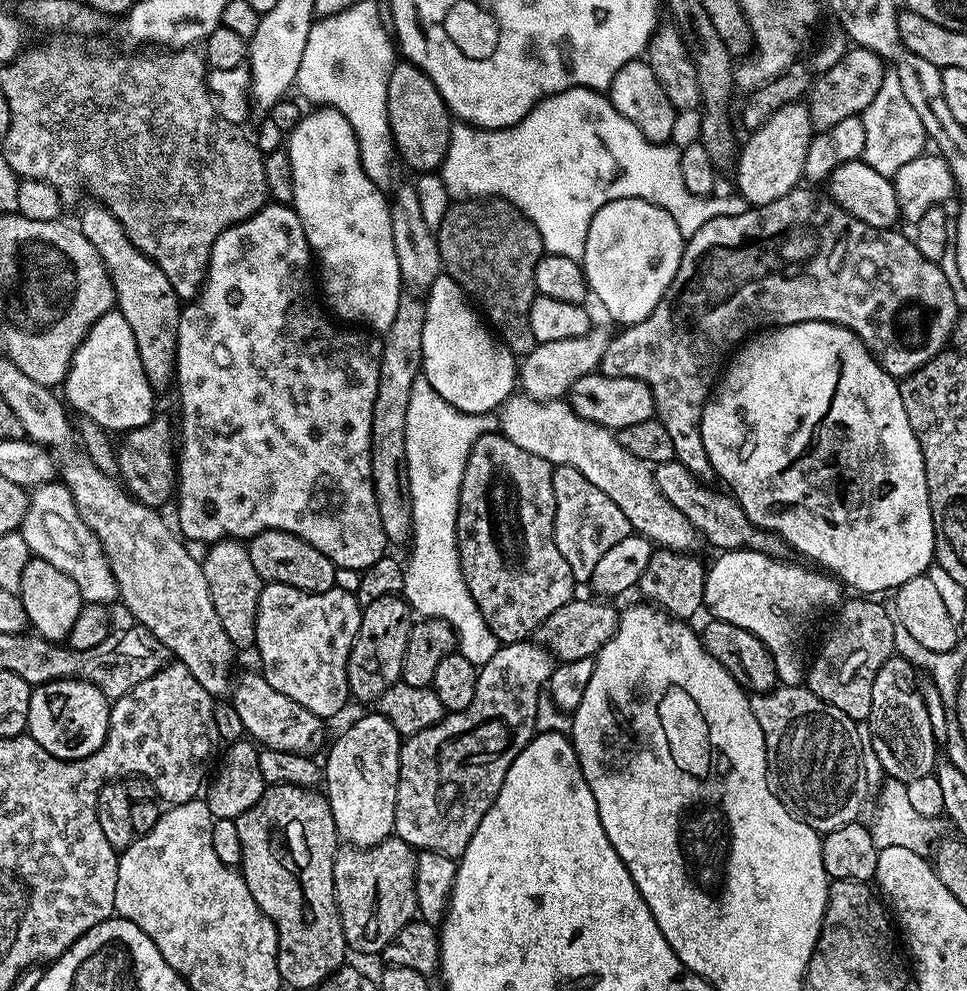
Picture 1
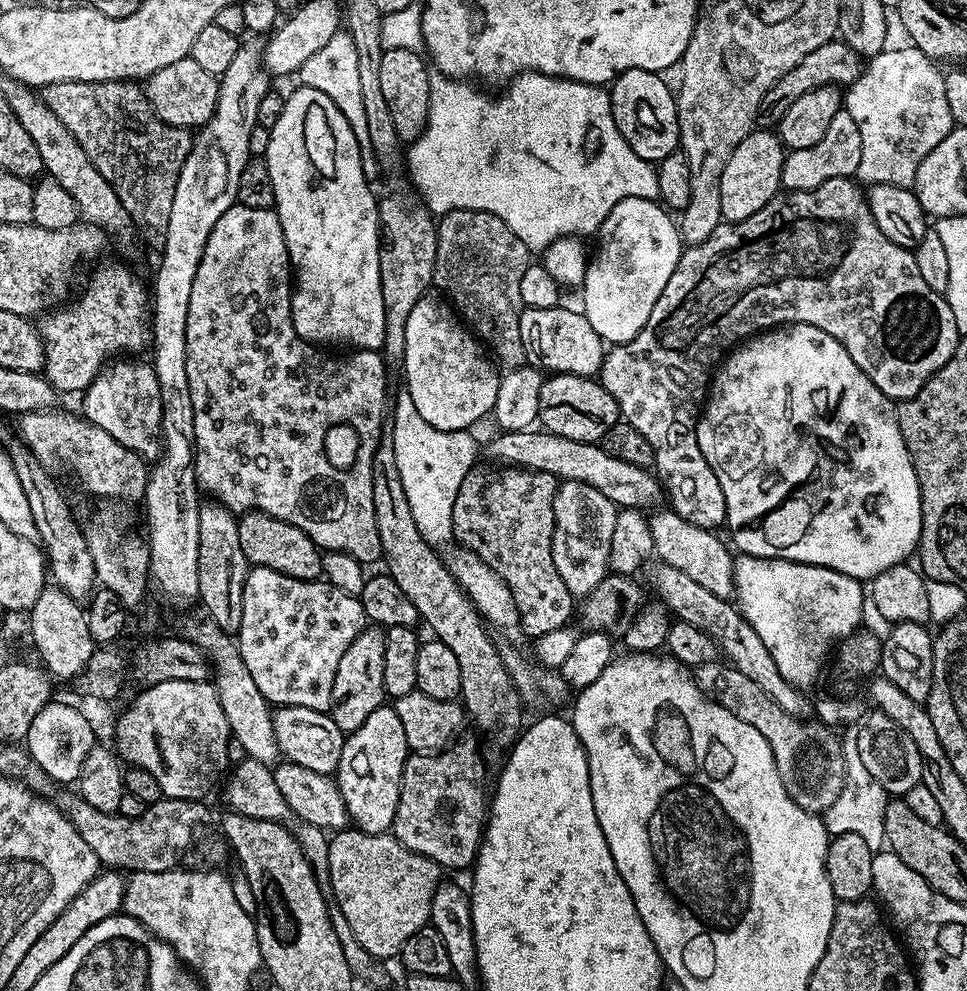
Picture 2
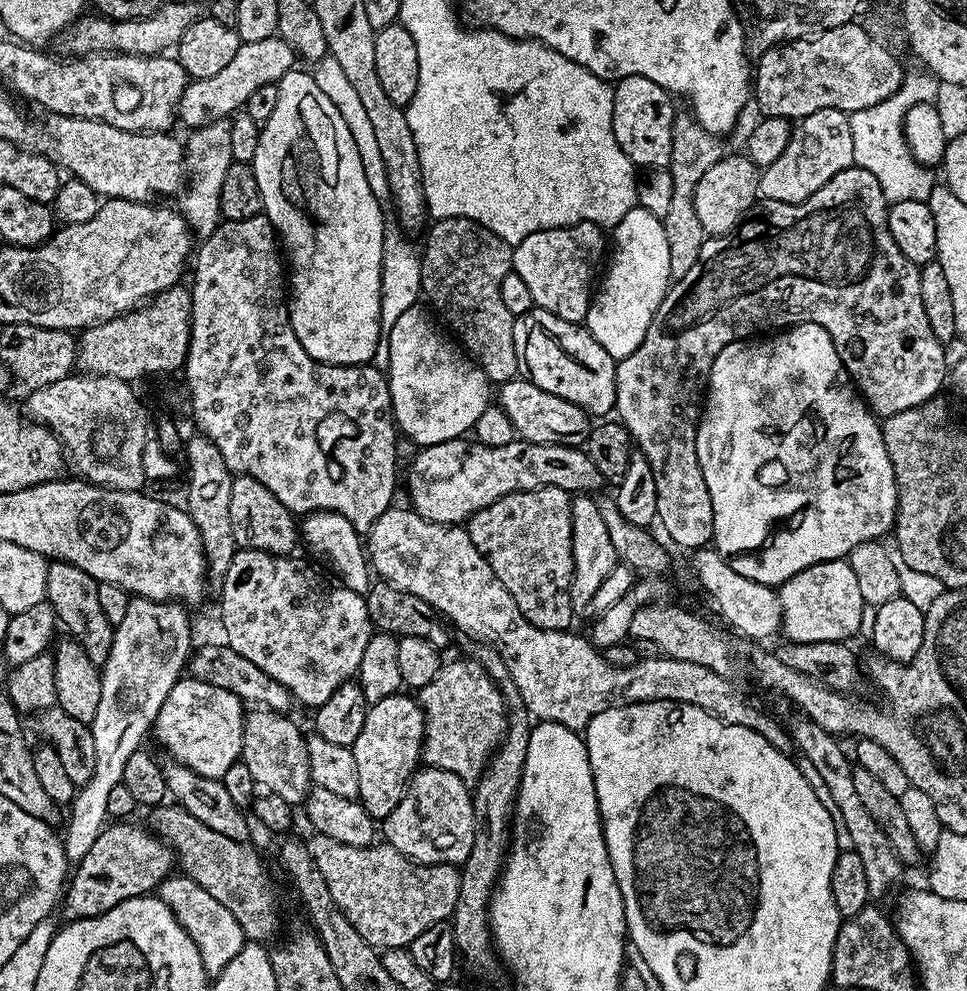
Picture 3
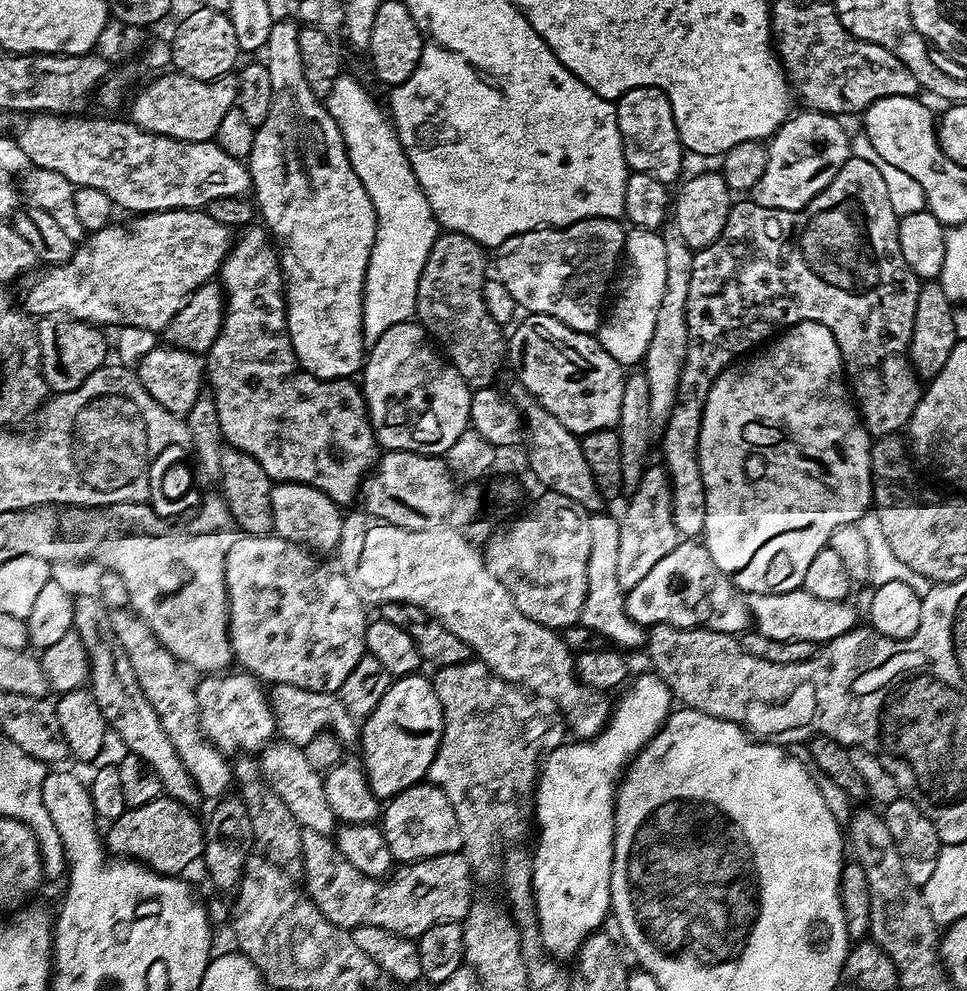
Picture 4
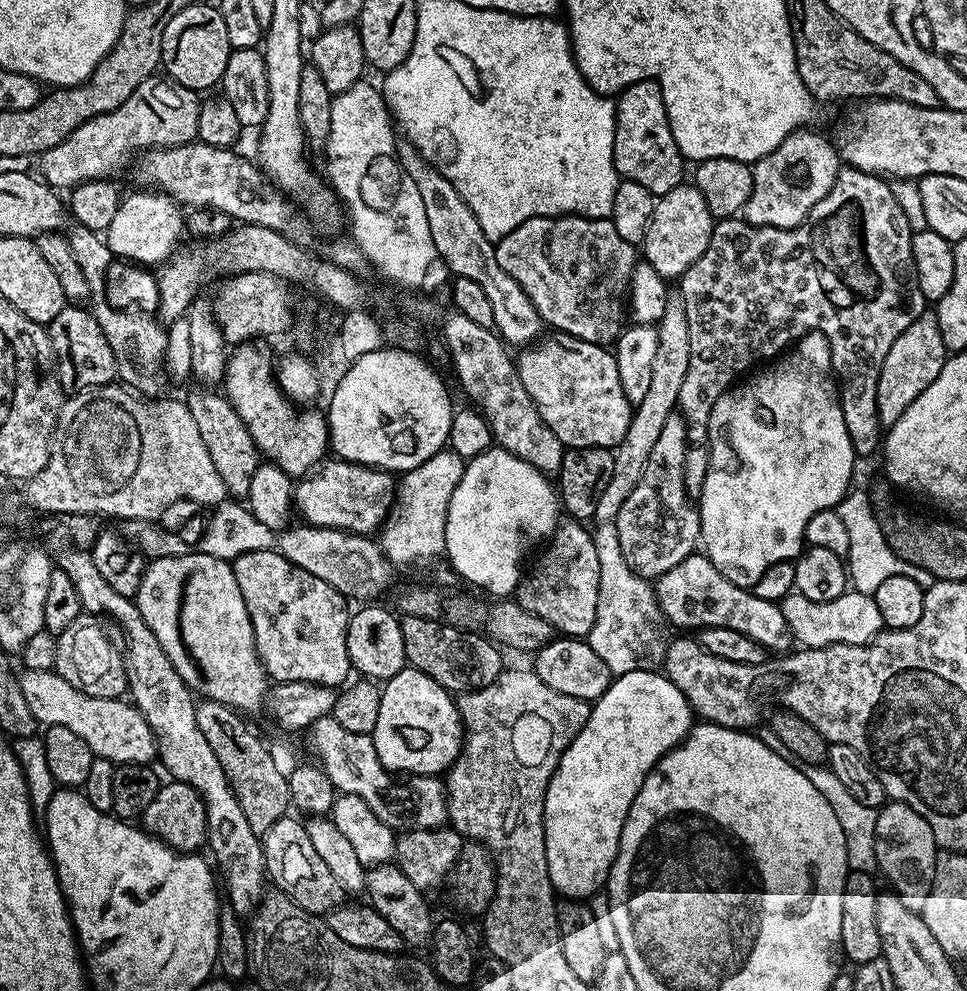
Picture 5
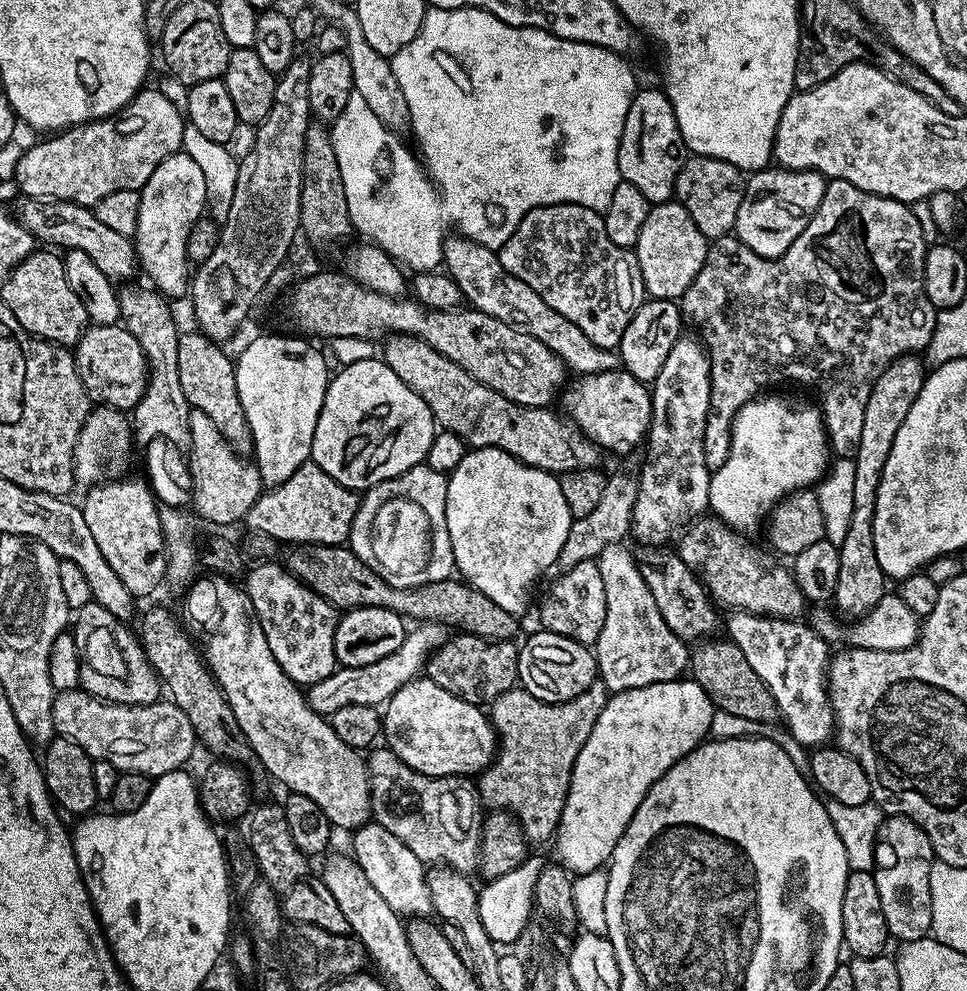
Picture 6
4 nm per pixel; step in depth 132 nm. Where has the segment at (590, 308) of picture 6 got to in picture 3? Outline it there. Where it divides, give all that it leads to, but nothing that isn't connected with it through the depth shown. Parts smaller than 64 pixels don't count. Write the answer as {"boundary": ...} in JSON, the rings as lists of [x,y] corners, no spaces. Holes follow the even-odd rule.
{"boundary":[[[578,222],[565,228],[538,230],[522,238],[522,242],[512,248],[512,271],[522,278],[522,282],[526,282],[535,307],[558,318],[566,318],[566,322],[584,324],[588,319],[594,285],[605,256],[605,229],[599,224]]]}

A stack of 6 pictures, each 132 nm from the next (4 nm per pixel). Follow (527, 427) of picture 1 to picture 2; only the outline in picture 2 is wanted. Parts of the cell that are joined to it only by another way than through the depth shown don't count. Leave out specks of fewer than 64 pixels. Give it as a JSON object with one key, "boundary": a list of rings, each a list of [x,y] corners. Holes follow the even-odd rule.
{"boundary":[[[653,511],[650,516],[650,534],[654,534],[654,556],[661,564],[674,566],[674,570],[682,570],[689,578],[694,578],[698,586],[710,590],[710,594],[731,597],[736,590],[734,582],[733,553],[729,545],[716,537],[715,531],[699,528],[692,522],[686,522],[677,512]]]}

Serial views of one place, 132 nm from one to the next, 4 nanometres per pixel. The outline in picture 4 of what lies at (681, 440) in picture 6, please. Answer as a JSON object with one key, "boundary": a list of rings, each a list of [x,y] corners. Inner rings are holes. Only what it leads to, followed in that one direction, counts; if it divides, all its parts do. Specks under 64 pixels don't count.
{"boundary":[[[662,466],[645,467],[638,486],[627,497],[624,513],[619,513],[620,533],[618,534],[618,586],[630,589],[638,586],[655,564],[678,542],[674,514],[672,513],[672,487],[668,472]]]}

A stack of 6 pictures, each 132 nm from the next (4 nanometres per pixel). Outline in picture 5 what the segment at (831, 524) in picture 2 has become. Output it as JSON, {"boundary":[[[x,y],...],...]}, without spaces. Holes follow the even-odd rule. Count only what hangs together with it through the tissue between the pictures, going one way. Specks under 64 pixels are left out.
{"boundary":[[[807,332],[805,336],[795,341],[777,359],[767,366],[761,367],[753,380],[737,383],[723,392],[714,402],[714,410],[710,410],[710,426],[708,427],[708,445],[710,446],[710,470],[706,474],[706,482],[702,486],[702,494],[698,497],[700,510],[700,540],[703,551],[712,565],[723,574],[734,586],[754,594],[758,598],[779,601],[794,588],[794,562],[800,559],[800,553],[805,551],[804,528],[818,514],[827,508],[836,508],[840,501],[848,495],[853,487],[852,471],[856,468],[858,457],[850,442],[850,434],[846,430],[846,418],[842,414],[838,380],[832,370],[832,355],[828,340],[820,332]]]}

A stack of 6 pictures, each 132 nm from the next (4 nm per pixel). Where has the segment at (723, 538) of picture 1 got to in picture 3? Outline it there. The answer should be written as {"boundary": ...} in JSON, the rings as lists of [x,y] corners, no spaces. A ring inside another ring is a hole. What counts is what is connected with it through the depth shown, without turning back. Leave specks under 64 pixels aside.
{"boundary":[[[461,438],[430,444],[417,452],[420,453],[408,468],[411,503],[418,515],[439,524],[463,525],[478,510],[498,502],[498,498],[522,490],[549,484],[569,494],[592,494],[605,483],[580,446],[532,444],[519,438],[512,439],[506,446],[486,446],[472,438]]]}

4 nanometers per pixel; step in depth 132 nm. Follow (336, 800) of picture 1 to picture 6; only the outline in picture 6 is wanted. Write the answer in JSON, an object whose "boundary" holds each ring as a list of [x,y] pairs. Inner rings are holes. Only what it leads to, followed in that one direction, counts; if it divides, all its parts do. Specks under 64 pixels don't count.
{"boundary":[[[427,678],[406,682],[406,686],[402,686],[402,690],[394,693],[387,704],[383,705],[382,740],[399,760],[406,762],[406,766],[427,776],[475,777],[492,763],[498,747],[491,719],[481,705],[466,702],[450,694],[450,690],[442,690],[442,686]]]}

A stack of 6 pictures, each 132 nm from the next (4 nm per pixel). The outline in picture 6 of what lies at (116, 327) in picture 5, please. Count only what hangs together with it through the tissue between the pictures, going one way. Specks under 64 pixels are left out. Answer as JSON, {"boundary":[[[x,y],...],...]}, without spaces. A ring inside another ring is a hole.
{"boundary":[[[130,286],[123,287],[119,291],[120,320],[123,327],[130,330],[134,338],[137,338],[138,344],[142,346],[149,368],[148,385],[144,389],[143,398],[137,402],[130,414],[133,439],[137,445],[145,446],[154,438],[161,437],[168,440],[168,442],[172,442],[172,444],[176,444],[176,448],[185,458],[189,457],[193,450],[193,439],[190,435],[189,426],[189,414],[192,407],[182,392],[182,384],[178,379],[178,338],[180,336],[180,326],[177,326],[171,310],[167,306],[169,303],[157,291],[148,288],[145,294],[137,294],[136,291],[128,287]]]}

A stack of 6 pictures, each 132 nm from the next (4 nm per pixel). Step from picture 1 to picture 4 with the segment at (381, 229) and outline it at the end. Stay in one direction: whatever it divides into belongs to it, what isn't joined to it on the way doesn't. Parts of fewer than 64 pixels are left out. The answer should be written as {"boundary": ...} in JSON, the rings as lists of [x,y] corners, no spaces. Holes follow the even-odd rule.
{"boundary":[[[295,19],[273,23],[270,38],[262,50],[270,70],[272,101],[266,122],[256,129],[254,146],[247,158],[252,176],[251,191],[263,227],[270,233],[280,254],[286,281],[288,333],[298,362],[319,380],[347,380],[363,369],[366,345],[361,330],[364,317],[364,278],[376,237],[377,213],[372,199],[350,166],[342,134],[321,97],[315,96],[302,70],[302,50],[298,50],[300,28]]]}

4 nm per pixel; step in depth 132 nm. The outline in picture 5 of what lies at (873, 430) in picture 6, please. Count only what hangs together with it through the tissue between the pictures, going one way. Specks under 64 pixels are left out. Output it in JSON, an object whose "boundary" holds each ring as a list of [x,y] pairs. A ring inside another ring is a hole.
{"boundary":[[[925,310],[921,316],[914,318],[914,322],[910,322],[910,326],[894,338],[894,346],[890,346],[890,354],[886,354],[878,378],[876,413],[881,425],[890,426],[906,414],[914,398],[918,398],[918,394],[922,394],[922,390],[926,390],[926,386],[942,374],[942,366],[949,355],[950,349],[942,342],[942,326],[932,310]]]}

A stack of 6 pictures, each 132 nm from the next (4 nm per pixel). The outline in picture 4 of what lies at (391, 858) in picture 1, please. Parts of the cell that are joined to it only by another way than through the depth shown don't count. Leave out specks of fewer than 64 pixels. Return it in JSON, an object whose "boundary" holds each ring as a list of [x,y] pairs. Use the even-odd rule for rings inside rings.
{"boundary":[[[301,828],[300,837],[304,859],[303,891],[312,905],[337,928],[351,930],[358,926],[378,926],[394,934],[418,938],[438,922],[461,923],[470,910],[474,877],[463,851],[404,862],[387,878],[377,878],[354,870],[336,849],[332,836]]]}

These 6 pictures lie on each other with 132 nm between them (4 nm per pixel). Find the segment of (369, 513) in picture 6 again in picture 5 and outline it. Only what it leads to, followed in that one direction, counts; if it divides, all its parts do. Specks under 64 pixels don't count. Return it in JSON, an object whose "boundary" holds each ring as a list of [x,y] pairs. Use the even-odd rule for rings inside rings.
{"boundary":[[[441,450],[426,458],[422,466],[399,477],[398,499],[378,532],[379,546],[393,566],[428,564],[435,556],[444,556],[446,514],[450,510],[450,498],[454,498],[454,490],[462,482],[465,463],[457,452]]]}

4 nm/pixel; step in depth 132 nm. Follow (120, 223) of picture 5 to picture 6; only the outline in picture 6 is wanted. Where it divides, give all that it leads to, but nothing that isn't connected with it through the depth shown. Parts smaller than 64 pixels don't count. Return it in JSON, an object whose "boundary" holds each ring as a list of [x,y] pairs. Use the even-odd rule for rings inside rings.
{"boundary":[[[181,150],[168,155],[155,167],[139,193],[138,226],[132,237],[139,267],[163,297],[170,300],[185,297],[190,288],[186,242],[194,222],[203,217],[207,207],[206,178],[198,162]]]}

